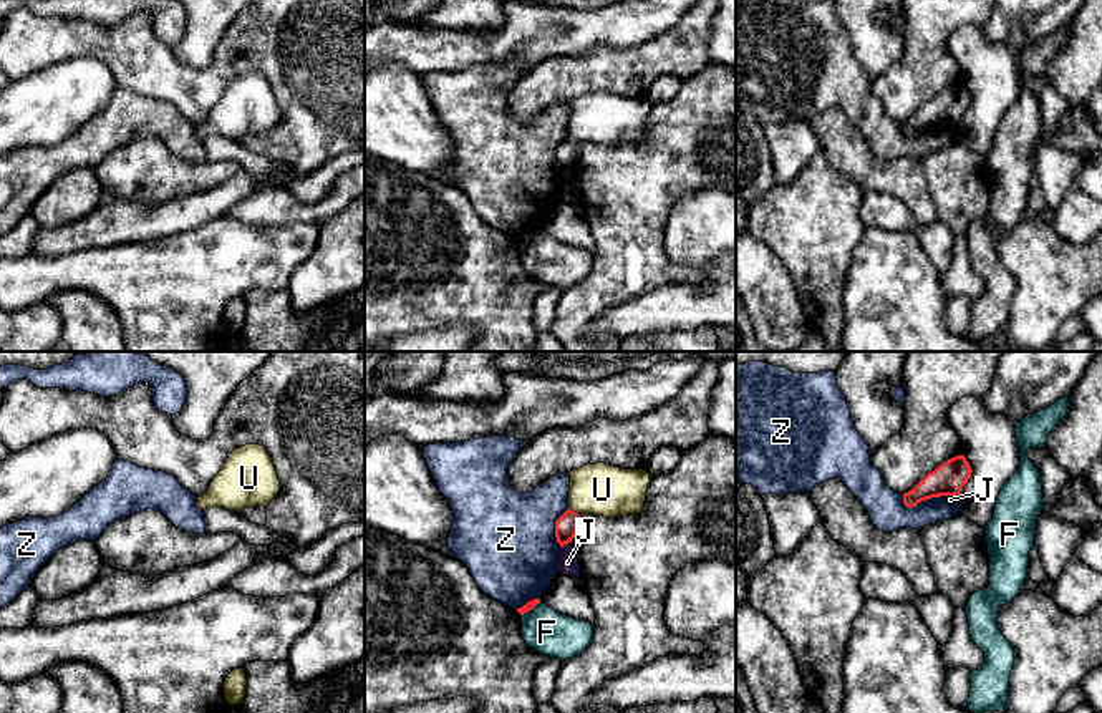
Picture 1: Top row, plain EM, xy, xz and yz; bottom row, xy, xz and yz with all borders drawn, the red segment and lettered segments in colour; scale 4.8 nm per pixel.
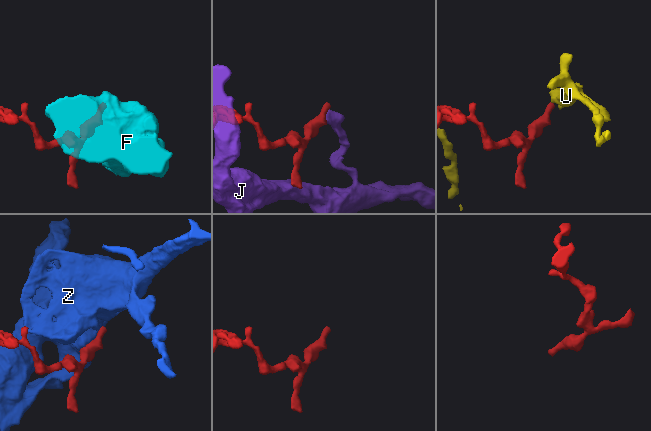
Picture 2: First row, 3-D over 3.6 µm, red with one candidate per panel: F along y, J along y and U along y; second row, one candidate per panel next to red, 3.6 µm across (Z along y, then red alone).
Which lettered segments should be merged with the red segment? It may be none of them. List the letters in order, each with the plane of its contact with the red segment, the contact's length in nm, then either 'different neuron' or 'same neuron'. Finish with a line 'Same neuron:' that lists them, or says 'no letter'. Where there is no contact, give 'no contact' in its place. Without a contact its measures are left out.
F: meets red in xz; contact 120 nm long; different neuron
J: meets red in xz; contact 60 nm long; different neuron
U: meets red in xz; contact 60 nm long; same neuron
Z: meets red in yz; contact 200 nm long; different neuron
Same neuron: U

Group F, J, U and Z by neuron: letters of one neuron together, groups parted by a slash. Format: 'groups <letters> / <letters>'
groups F / J / U / Z

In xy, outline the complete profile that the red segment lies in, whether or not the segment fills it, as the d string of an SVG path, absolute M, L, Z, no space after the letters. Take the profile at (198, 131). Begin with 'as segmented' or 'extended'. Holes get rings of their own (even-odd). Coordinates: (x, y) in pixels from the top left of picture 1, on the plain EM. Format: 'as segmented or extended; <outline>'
extended; M245 73L234 78L197 134L242 139L252 134L267 134L280 119L280 109L267 78L260 73Z

